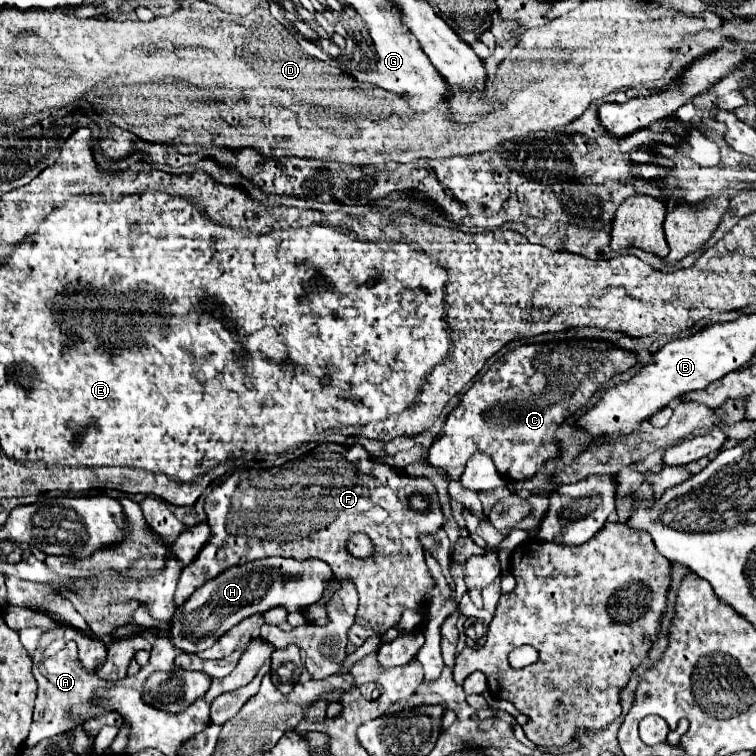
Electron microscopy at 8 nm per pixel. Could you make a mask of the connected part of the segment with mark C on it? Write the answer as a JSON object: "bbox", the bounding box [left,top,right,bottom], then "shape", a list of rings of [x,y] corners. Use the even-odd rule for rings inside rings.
{"bbox":[428,341,636,481],"shape":[[[560,341],[560,343],[540,343],[522,345],[508,351],[498,359],[464,395],[460,407],[450,411],[446,419],[446,433],[438,437],[428,453],[428,463],[440,469],[448,479],[458,479],[466,467],[472,453],[488,453],[502,477],[512,481],[530,479],[548,459],[558,457],[560,449],[554,445],[552,437],[566,421],[576,405],[586,405],[590,397],[602,387],[610,377],[628,371],[636,365],[636,353],[628,353],[604,341]]]}

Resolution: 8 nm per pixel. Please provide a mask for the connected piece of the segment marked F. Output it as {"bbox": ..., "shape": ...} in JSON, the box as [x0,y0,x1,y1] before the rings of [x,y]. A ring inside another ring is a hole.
{"bbox":[174,451,444,653],"shape":[[[366,451],[362,453],[362,461],[358,461],[358,465],[346,461],[342,455],[328,455],[326,459],[318,459],[318,457],[296,459],[296,461],[292,461],[292,467],[232,473],[220,485],[212,487],[212,491],[206,497],[204,509],[208,515],[208,525],[212,527],[212,543],[208,543],[204,547],[204,551],[200,551],[200,555],[190,563],[190,567],[188,565],[184,567],[178,589],[176,589],[176,597],[174,597],[176,607],[180,603],[184,603],[184,599],[188,599],[188,595],[192,595],[192,591],[196,591],[196,587],[200,587],[200,583],[216,577],[220,571],[224,571],[236,563],[242,563],[244,559],[250,561],[250,559],[266,557],[268,547],[274,551],[274,555],[278,553],[278,557],[294,558],[299,561],[310,558],[322,559],[322,561],[330,563],[330,567],[332,567],[330,586],[327,587],[322,599],[316,605],[302,609],[300,613],[306,617],[308,623],[314,623],[314,625],[328,623],[328,617],[324,615],[324,600],[330,598],[338,590],[339,580],[342,578],[354,579],[354,583],[358,587],[358,595],[360,595],[360,605],[358,605],[358,615],[356,615],[356,633],[350,635],[352,643],[348,643],[348,653],[352,653],[368,637],[372,637],[372,635],[380,637],[392,625],[398,625],[402,619],[402,613],[406,609],[422,611],[422,607],[424,607],[422,603],[426,601],[424,595],[430,589],[434,589],[434,579],[432,579],[430,569],[422,555],[420,535],[432,535],[444,523],[444,515],[438,505],[436,489],[428,479],[414,479],[414,477],[398,473],[396,469],[392,469],[388,465],[370,461]],[[416,493],[420,493],[428,499],[426,513],[418,513],[410,507],[410,497]],[[358,531],[368,533],[376,545],[376,553],[368,559],[354,559],[346,551],[346,541],[350,539],[352,533],[358,533]],[[288,539],[294,541],[296,557],[286,555],[288,543],[284,543],[284,541],[288,541]]]}

